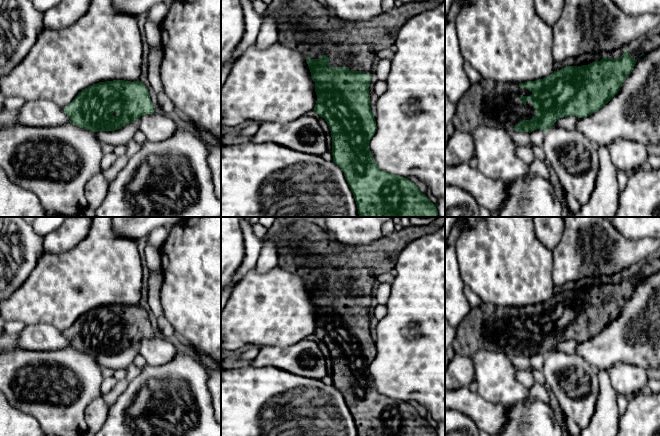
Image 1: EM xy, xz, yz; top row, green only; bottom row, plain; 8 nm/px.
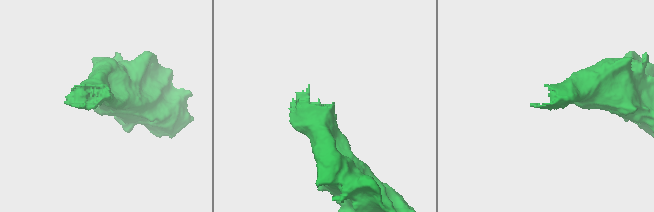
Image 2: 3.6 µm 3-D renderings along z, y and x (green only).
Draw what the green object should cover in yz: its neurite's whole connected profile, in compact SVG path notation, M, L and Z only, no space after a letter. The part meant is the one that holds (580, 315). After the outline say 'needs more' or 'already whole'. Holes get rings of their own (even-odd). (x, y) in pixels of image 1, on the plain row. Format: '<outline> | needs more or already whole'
M627 273L618 283L603 281L600 285L594 285L588 289L565 290L543 303L525 307L504 307L481 303L477 307L472 307L456 328L452 348L455 354L467 357L472 357L481 350L530 357L537 353L546 356L553 351L558 343L567 340L587 341L607 328L618 317L622 308L632 296L637 283L631 283L629 276L630 274Z | needs more

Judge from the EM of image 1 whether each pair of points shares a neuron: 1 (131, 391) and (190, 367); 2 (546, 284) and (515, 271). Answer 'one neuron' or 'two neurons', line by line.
1: one neuron
2: one neuron

